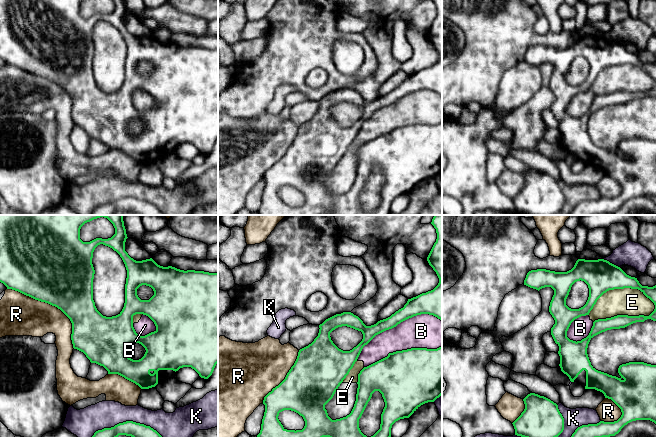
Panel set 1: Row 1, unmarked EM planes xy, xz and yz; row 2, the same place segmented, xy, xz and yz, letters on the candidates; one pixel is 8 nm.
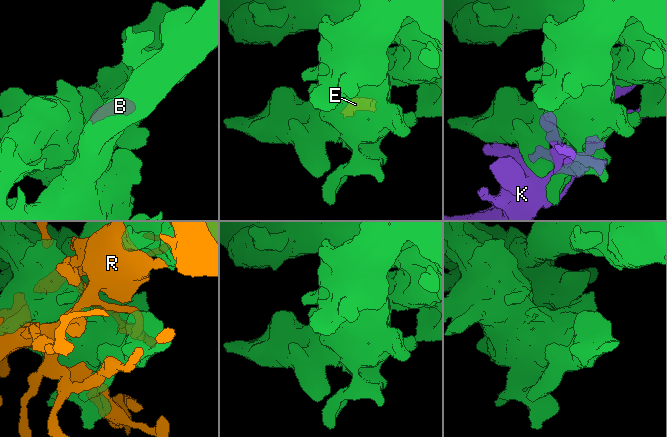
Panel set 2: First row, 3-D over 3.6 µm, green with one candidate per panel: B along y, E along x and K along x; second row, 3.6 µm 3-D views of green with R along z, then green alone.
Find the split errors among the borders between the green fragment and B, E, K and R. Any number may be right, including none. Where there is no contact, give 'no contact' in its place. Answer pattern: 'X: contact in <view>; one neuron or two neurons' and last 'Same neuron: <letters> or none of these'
B: contact in xz; two neurons
E: contact in yz; two neurons
K: contact in yz; two neurons
R: contact in xy; two neurons
Same neuron: none of these

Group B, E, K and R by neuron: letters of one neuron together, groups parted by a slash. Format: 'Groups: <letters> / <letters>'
Groups: B E / K / R

